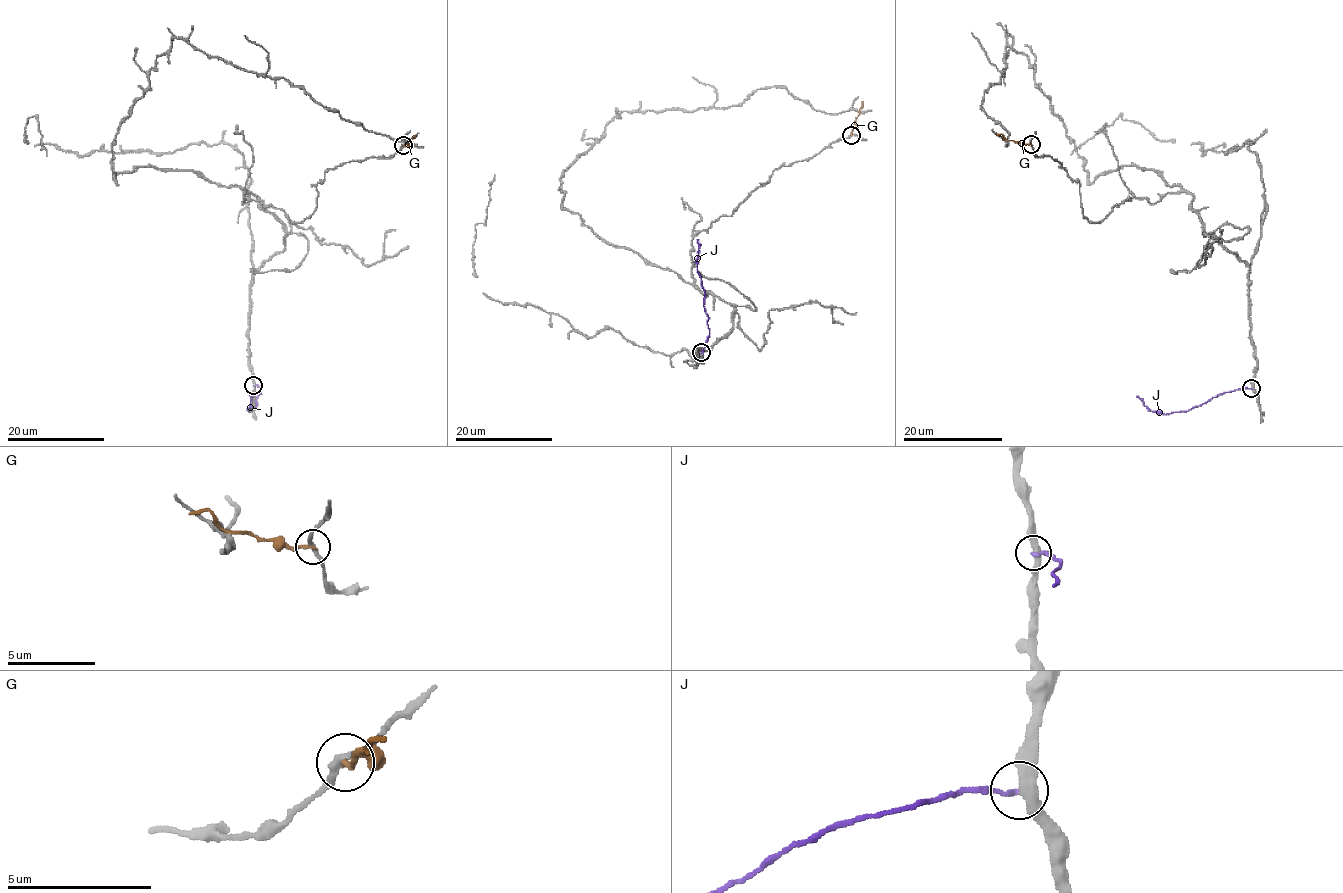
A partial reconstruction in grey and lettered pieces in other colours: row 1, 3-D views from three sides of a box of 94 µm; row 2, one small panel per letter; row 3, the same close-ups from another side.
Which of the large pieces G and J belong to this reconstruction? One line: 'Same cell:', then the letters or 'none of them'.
Same cell: none of them

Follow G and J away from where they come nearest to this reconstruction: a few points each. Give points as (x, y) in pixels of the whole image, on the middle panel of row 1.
G: (852, 135), (863, 101)
J: (702, 352), (709, 330), (703, 305), (704, 291), (697, 269), (698, 239)

